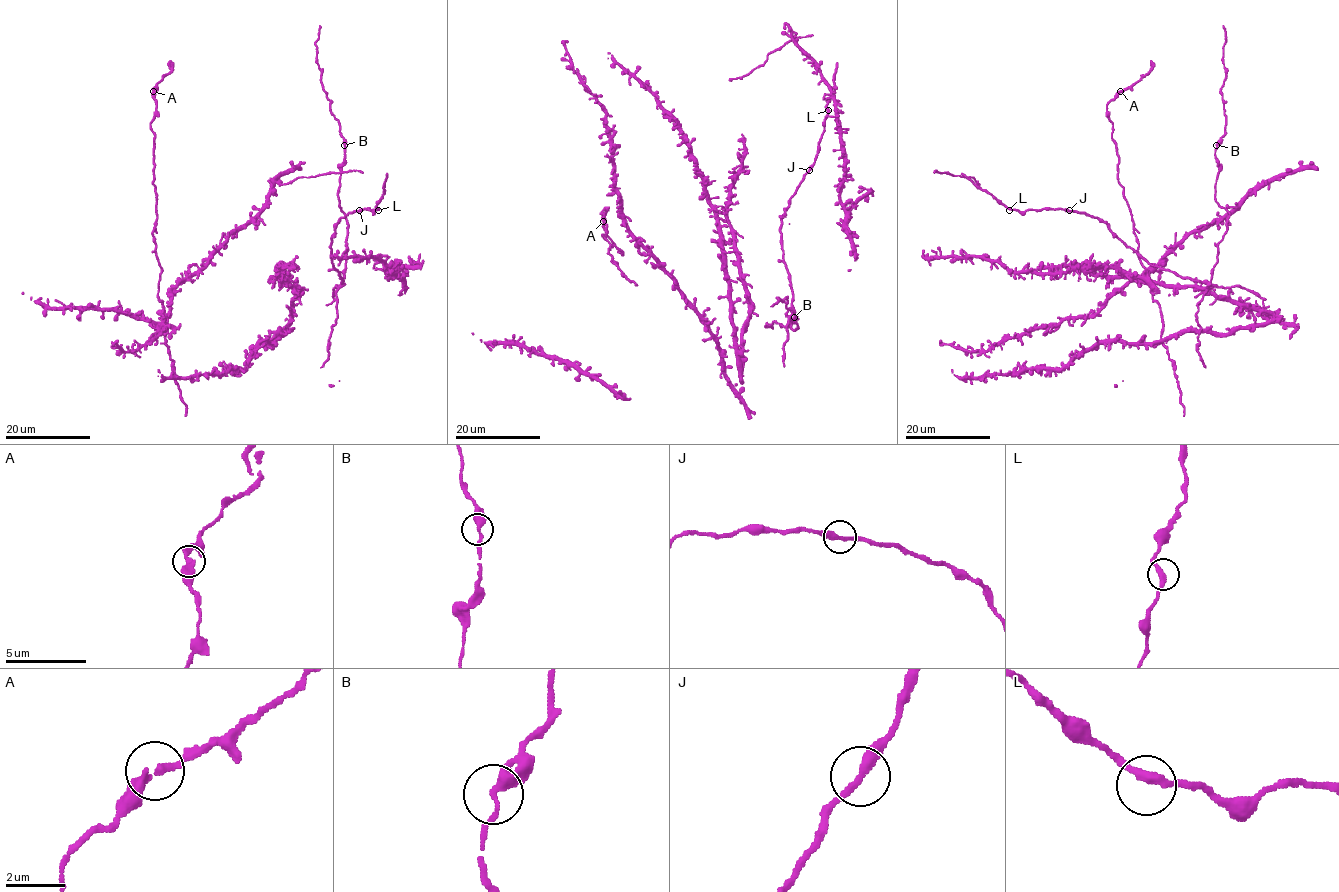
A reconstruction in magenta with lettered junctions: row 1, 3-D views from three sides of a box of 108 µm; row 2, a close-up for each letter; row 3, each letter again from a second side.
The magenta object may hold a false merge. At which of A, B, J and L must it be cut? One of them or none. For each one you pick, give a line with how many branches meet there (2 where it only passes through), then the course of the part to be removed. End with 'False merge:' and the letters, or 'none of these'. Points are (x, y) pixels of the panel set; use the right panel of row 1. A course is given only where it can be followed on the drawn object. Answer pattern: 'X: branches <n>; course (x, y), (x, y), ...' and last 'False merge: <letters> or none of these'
False merge: none of these

